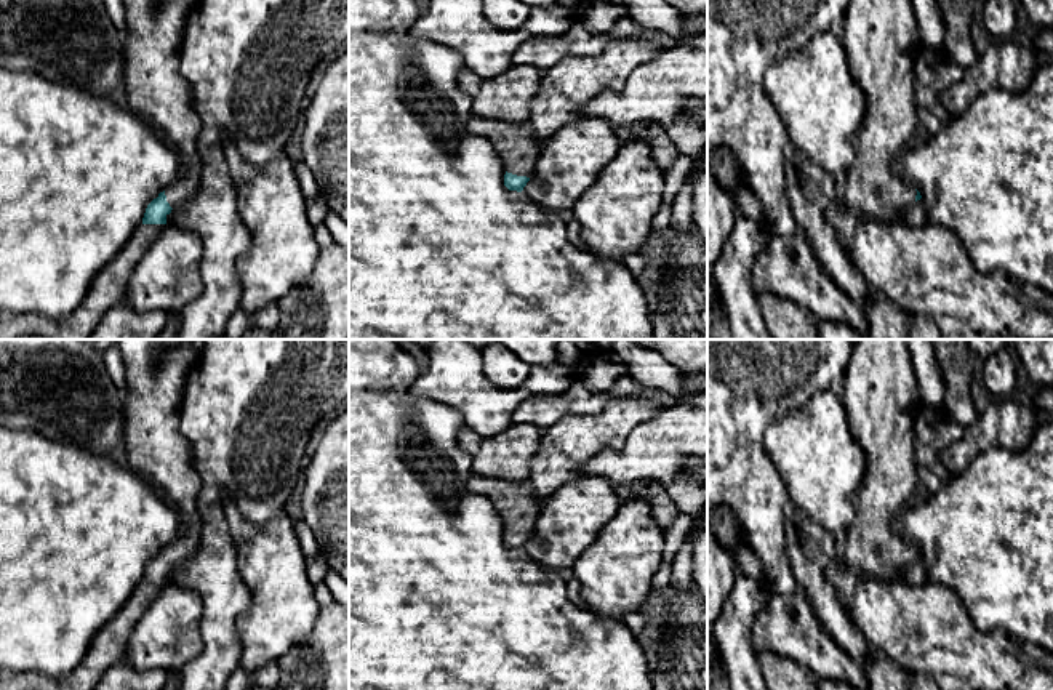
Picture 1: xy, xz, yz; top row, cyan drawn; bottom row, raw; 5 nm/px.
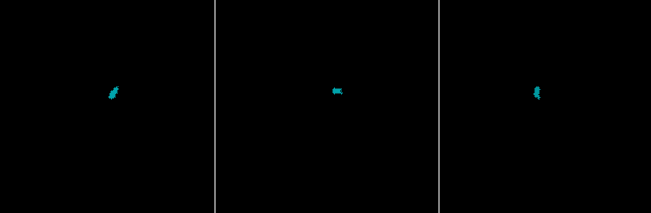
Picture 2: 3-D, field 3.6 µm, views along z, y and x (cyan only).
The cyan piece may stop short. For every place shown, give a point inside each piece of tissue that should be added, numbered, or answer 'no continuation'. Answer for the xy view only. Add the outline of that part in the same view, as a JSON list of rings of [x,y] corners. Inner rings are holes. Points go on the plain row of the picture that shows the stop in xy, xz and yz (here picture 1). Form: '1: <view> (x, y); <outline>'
1: xy (108, 647); [[[141,583],[120,612],[96,632],[86,655],[70,674],[48,680],[35,672],[5,672],[0,674],[0,690],[94,690],[101,677],[125,660],[131,632],[163,584]]]

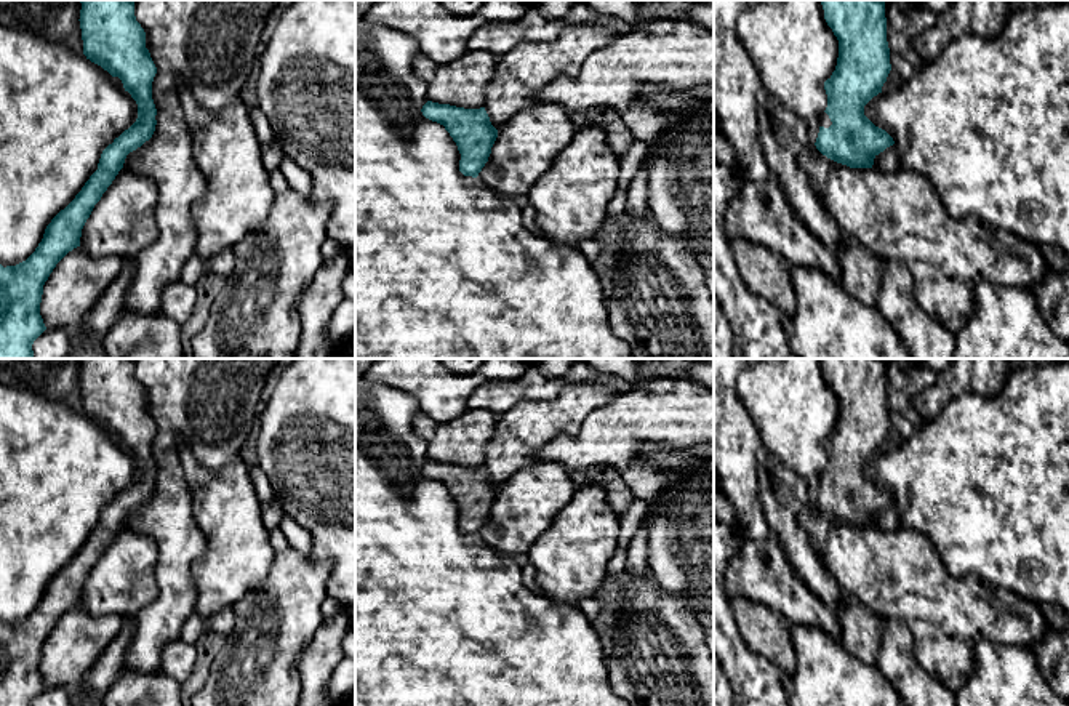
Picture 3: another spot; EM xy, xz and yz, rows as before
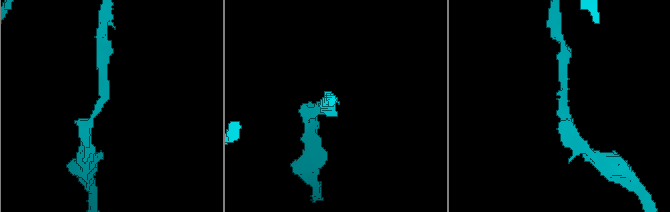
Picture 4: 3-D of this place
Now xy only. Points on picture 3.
no continuation

